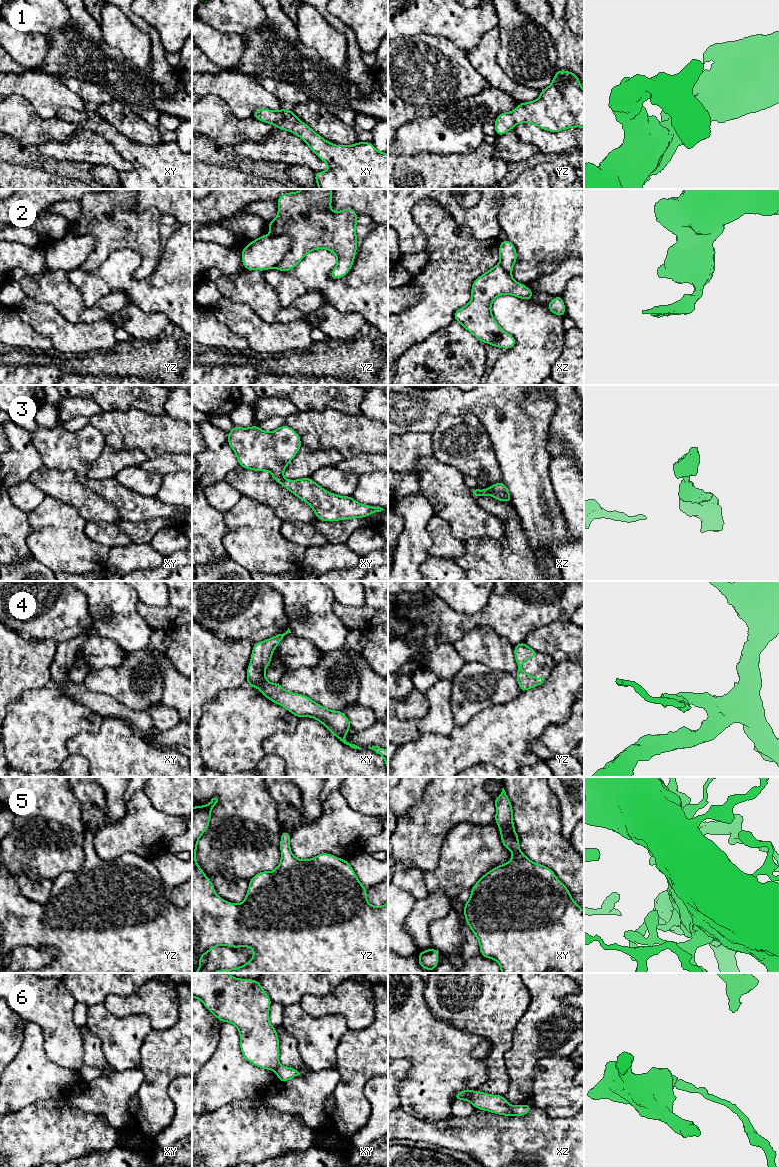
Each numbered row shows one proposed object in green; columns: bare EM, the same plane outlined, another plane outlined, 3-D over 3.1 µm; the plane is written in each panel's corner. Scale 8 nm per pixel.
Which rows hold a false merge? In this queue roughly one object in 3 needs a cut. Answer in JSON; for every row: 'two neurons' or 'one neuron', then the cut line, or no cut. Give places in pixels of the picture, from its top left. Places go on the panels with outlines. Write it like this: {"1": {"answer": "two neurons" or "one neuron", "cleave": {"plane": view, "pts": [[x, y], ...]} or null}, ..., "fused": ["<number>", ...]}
{"1": {"answer": "one neuron", "cleave": null}, "2": {"answer": "two neurons", "cleave": {"plane": "yz", "pts": [[287, 234], [290, 239], [290, 248], [275, 267]]}}, "3": {"answer": "one neuron", "cleave": null}, "4": {"answer": "one neuron", "cleave": null}, "5": {"answer": "one neuron", "cleave": null}, "6": {"answer": "two neurons", "cleave": {"plane": "xz", "pts": [[474, 1091], [470, 1101]]}}, "fused": ["2", "6"]}

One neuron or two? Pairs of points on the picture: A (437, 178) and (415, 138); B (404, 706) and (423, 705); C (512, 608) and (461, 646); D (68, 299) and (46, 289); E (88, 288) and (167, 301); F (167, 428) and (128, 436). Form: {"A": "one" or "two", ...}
{"A": "two", "B": "one", "C": "two", "D": "one", "E": "one", "F": "one"}

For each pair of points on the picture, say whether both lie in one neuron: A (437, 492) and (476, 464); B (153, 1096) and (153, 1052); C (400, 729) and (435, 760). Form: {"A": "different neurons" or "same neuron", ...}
{"A": "different neurons", "B": "same neuron", "C": "different neurons"}

